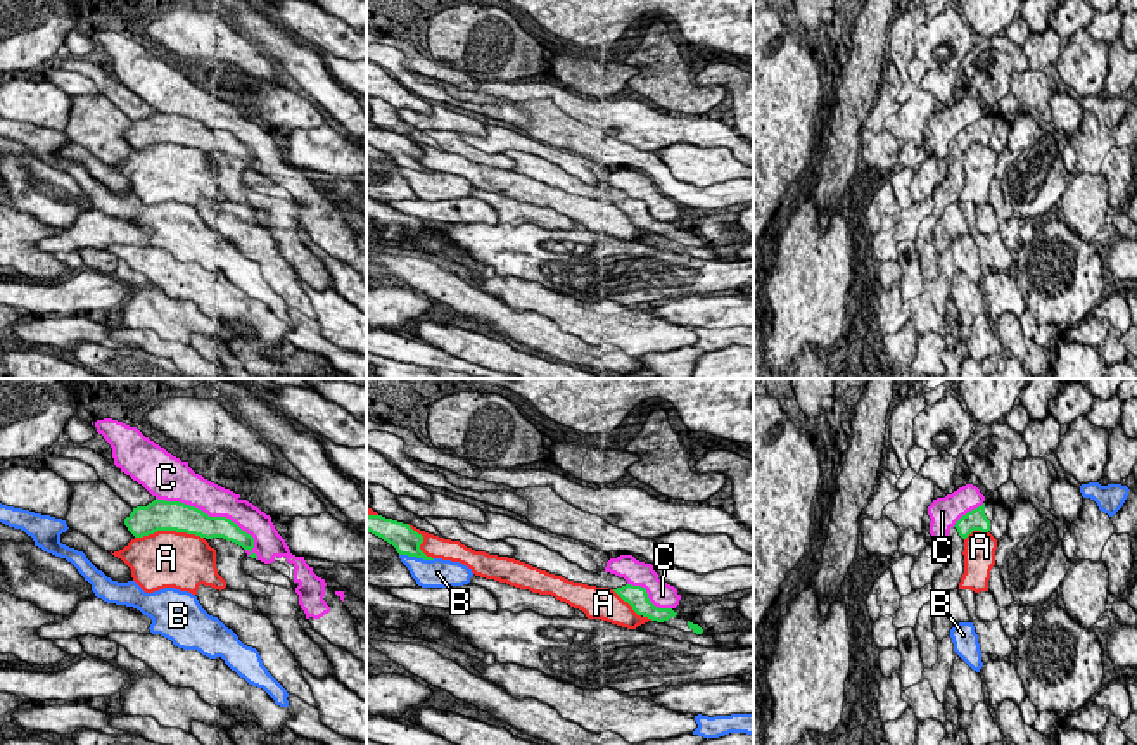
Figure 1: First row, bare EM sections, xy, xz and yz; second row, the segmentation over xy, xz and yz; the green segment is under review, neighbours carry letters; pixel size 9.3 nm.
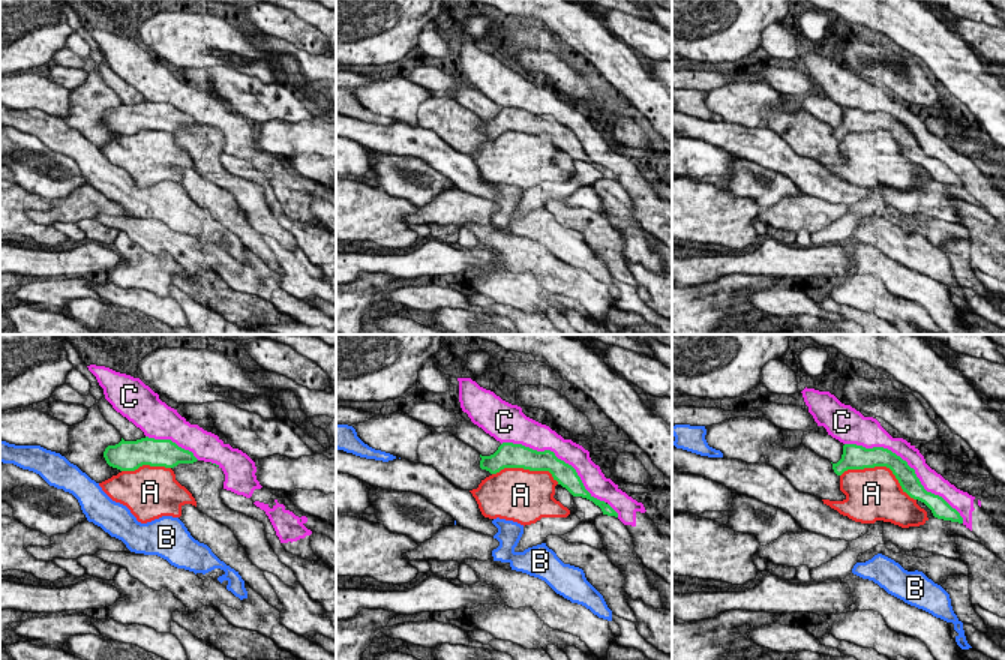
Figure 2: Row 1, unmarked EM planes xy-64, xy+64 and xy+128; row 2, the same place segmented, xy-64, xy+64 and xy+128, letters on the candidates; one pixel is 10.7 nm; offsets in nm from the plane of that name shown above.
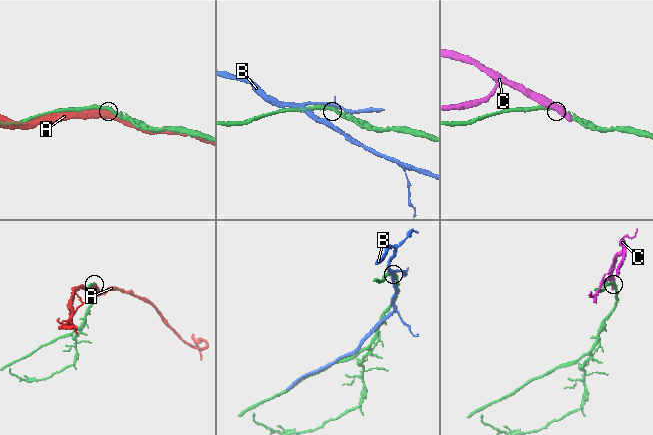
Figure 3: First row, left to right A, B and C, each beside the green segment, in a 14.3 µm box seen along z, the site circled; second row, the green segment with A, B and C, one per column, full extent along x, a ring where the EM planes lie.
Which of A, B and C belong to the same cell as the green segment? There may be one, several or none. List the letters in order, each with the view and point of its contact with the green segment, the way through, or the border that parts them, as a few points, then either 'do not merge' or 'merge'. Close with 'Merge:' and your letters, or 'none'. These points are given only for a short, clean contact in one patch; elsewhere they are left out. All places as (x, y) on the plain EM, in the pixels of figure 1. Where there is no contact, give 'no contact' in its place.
A: xy (168, 142) | merge
B: xz (417, 170) | do not merge
C: xy (215, 130) | do not merge
Merge: A

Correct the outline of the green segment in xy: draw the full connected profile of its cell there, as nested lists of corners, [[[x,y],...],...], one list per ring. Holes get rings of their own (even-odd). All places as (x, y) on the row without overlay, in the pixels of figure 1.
[[[156,111],[147,119],[133,121],[124,131],[124,138],[135,150],[112,168],[121,171],[131,181],[133,194],[145,206],[175,201],[197,207],[200,197],[219,204],[225,202],[226,194],[216,181],[216,162],[207,156],[213,150],[232,154],[244,162],[249,162],[249,169],[257,173],[257,168],[252,164],[254,150],[242,143],[235,135],[226,130],[209,130],[202,123],[180,114]]]

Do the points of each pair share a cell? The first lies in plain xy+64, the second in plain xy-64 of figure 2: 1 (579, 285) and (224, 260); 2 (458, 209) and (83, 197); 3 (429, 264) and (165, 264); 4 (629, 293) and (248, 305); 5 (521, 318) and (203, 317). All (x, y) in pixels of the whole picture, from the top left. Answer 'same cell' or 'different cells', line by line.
1: same cell
2: same cell
3: different cells
4: different cells
5: different cells

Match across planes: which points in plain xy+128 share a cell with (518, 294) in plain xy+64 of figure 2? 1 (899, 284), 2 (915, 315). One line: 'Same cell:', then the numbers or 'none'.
Same cell: 2

